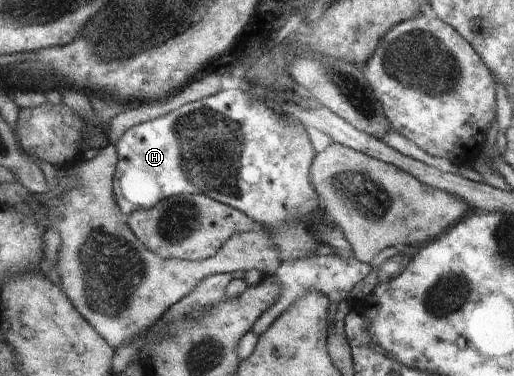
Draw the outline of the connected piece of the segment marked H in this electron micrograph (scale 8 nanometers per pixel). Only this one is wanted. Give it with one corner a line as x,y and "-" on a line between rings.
241,87
221,90
213,96
188,103
165,116
132,126
120,135
115,144
118,163
114,179
114,195
122,215
125,217
135,209
149,208
160,200
182,194
207,195
229,205
247,216
256,224
280,230
287,224
299,222
309,226
313,237
330,246
335,255
352,258
353,247
343,231
321,218
314,188
309,179
309,169
314,159
314,146
306,128
291,115
266,105
262,97

